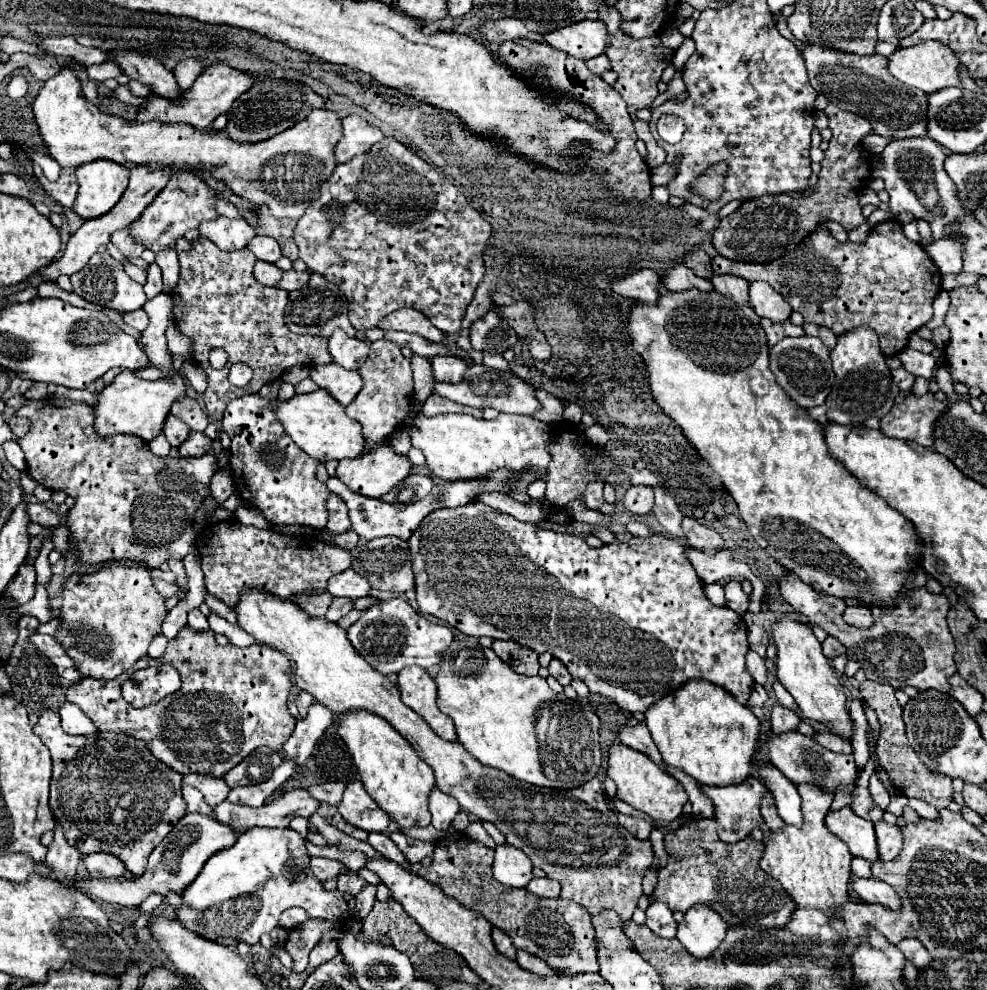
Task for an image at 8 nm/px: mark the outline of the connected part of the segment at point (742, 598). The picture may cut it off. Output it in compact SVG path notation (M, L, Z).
M731 580L725 584L725 606L731 608L737 614L745 614L749 606L749 596L741 590L741 584L737 580Z

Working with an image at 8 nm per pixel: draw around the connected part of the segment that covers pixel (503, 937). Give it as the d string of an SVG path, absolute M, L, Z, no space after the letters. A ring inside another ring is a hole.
M493 928L493 932L491 932L491 936L493 936L493 942L495 942L495 948L503 954L503 956L507 956L507 958L515 958L515 946L511 944L511 938L507 936L507 932L503 932L503 930L499 930L499 928Z

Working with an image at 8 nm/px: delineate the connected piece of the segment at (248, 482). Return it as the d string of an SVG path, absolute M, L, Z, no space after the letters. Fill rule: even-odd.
M253 394L235 398L235 400L231 400L231 404L227 404L221 426L233 440L229 462L231 462L231 472L233 472L233 480L235 480L239 498L253 504L257 510L261 510L261 514L271 524L303 524L303 526L323 530L327 524L325 502L327 502L329 490L315 476L317 460L311 460L311 456L307 456L287 436L287 432L283 432L283 426L279 424L279 420L275 420L275 408L271 408L271 402L261 396L253 396Z

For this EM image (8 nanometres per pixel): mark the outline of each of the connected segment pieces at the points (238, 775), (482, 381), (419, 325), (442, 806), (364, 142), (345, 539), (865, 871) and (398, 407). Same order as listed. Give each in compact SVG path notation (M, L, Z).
M267 746L257 748L241 764L237 764L233 770L229 770L223 778L229 784L229 788L261 784L271 776L273 768L277 768L281 764L281 760L283 758Z
M473 364L471 368L467 368L465 378L459 384L443 384L443 382L435 382L433 386L433 394L445 396L449 400L455 400L459 404L467 404L473 408L497 408L499 412L507 412L507 414L535 414L541 404L535 398L535 388L527 382L523 382L521 378L517 378L515 374L509 372L499 372L493 370L485 364Z
M397 310L385 316L379 324L381 330L403 330L411 334L419 334L431 342L443 342L443 332L439 332L419 310Z
M433 788L431 796L429 796L429 812L433 816L435 826L445 824L445 828L447 828L453 822L455 814L459 812L459 804L451 796L439 792L439 788Z
M345 116L343 118L343 136L335 146L335 160L349 162L357 154L367 152L373 144L381 142L385 136L379 128L371 126L359 116Z
M353 530L343 532L343 534L333 534L333 532L331 532L331 536L333 536L333 542L343 549L351 550L359 544L359 536L357 536Z
M853 858L851 860L851 872L859 878L869 878L871 876L871 864L867 864L867 860L859 860L859 858Z
M377 340L371 342L371 352L367 356L367 362L357 372L363 378L363 388L355 396L355 400L345 408L345 412L349 418L357 420L363 426L363 436L369 444L381 444L407 418L409 400L413 394L411 364L401 354L401 348L397 344L389 340Z

